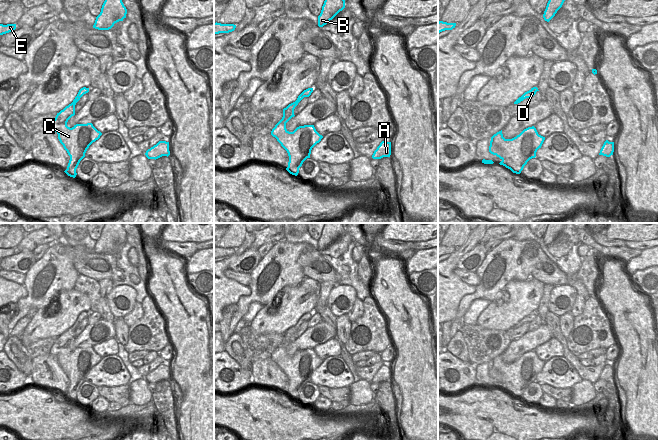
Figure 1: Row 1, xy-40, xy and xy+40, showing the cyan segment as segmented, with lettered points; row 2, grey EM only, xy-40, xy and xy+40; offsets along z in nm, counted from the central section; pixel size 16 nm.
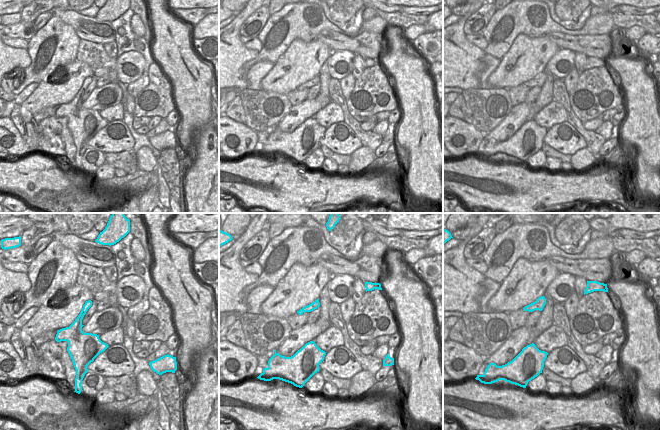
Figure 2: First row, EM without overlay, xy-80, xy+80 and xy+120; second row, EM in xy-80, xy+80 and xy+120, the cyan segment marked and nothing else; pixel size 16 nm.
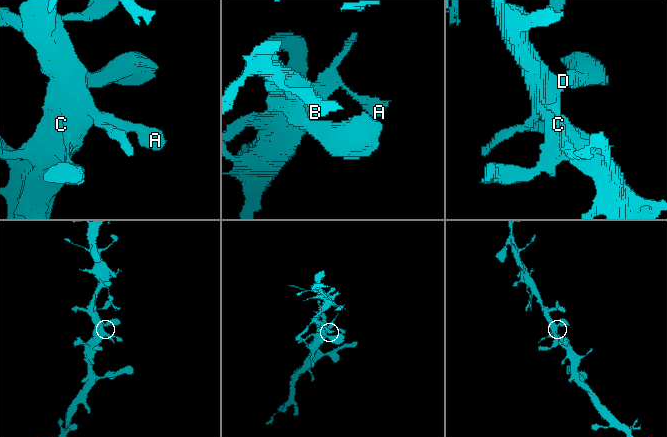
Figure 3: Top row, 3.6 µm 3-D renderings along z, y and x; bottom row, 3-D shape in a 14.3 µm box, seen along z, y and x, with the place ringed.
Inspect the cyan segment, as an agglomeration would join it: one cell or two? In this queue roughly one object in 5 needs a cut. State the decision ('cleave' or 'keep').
keep

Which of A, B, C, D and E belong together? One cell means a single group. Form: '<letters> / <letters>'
A B C D E

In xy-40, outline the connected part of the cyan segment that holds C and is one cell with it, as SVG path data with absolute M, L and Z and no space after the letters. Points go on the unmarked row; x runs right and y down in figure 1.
M81 312L73 326L57 337L50 349L50 354L58 358L60 367L70 380L67 393L64 396L73 402L76 401L76 393L80 385L85 381L89 370L102 359L92 347L76 348L72 352L67 350L68 344L75 339L76 327L88 316L89 312Z

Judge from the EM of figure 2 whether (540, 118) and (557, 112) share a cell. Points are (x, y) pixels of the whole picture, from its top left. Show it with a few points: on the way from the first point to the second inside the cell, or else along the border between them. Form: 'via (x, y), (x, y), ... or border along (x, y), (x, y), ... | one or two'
via (544, 118), (553, 113) | one

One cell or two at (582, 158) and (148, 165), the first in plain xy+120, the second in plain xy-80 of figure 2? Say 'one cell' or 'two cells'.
one cell

